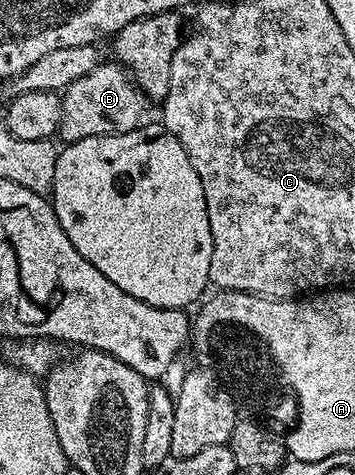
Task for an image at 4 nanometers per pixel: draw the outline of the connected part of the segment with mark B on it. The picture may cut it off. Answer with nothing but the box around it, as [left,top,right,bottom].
[57,63,145,143]

